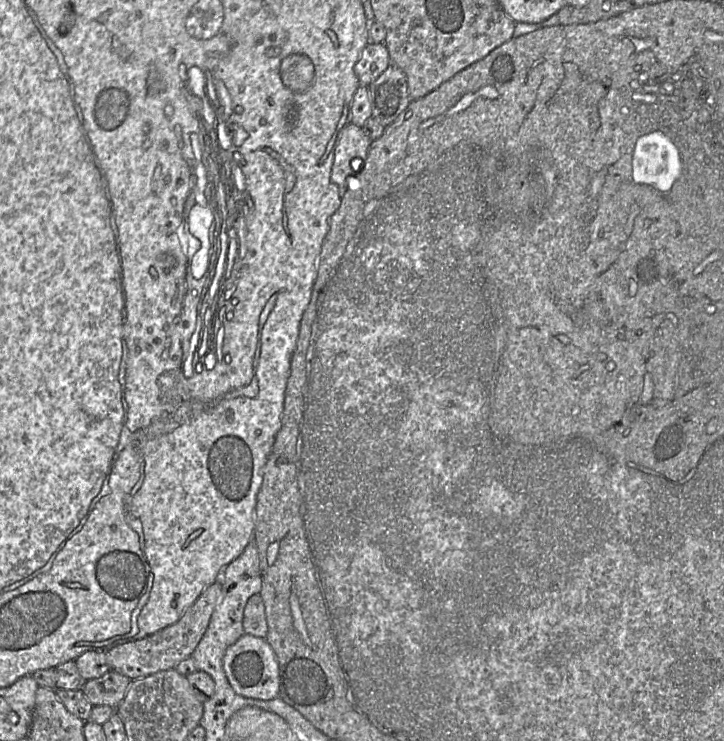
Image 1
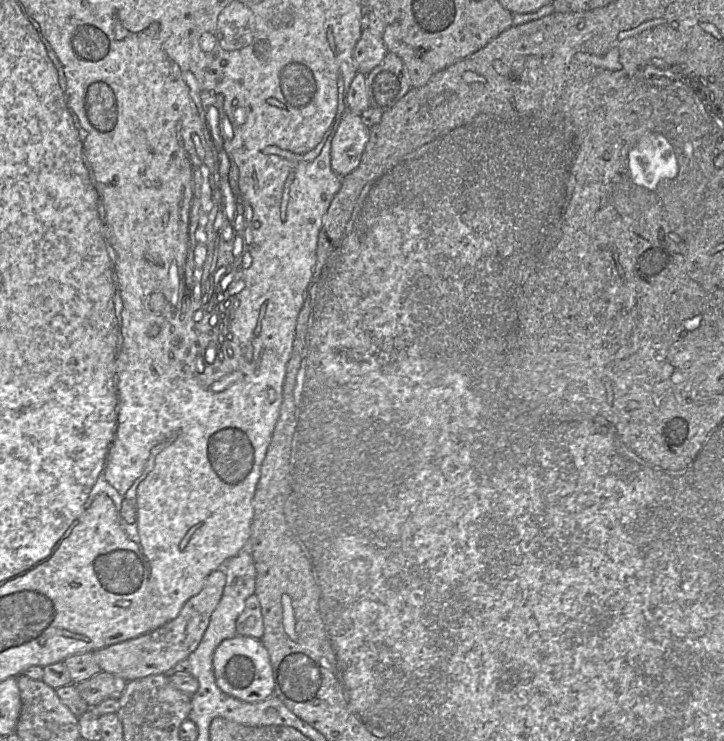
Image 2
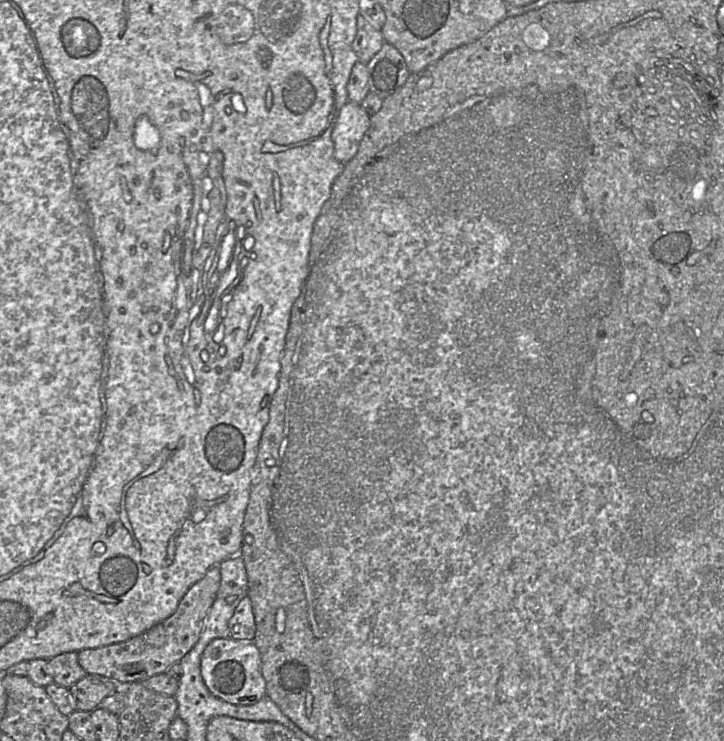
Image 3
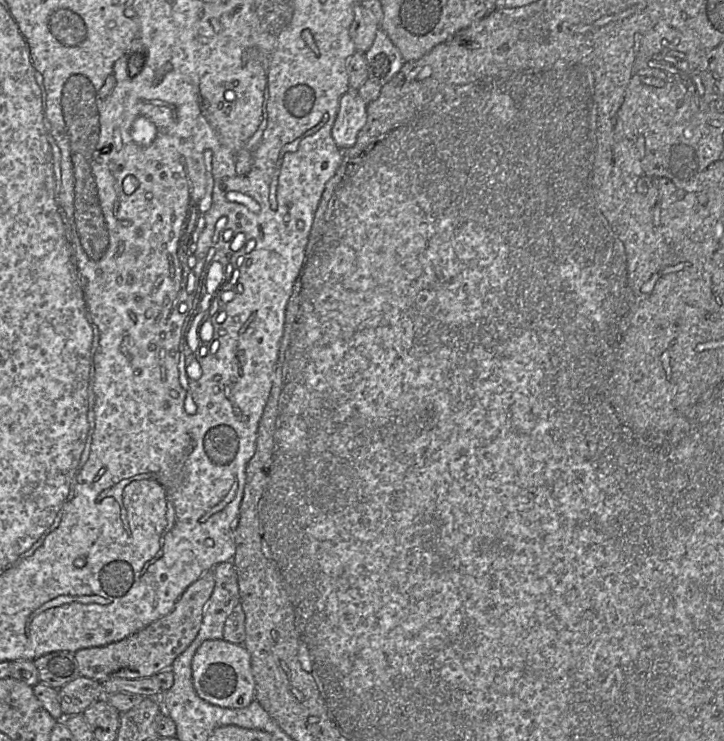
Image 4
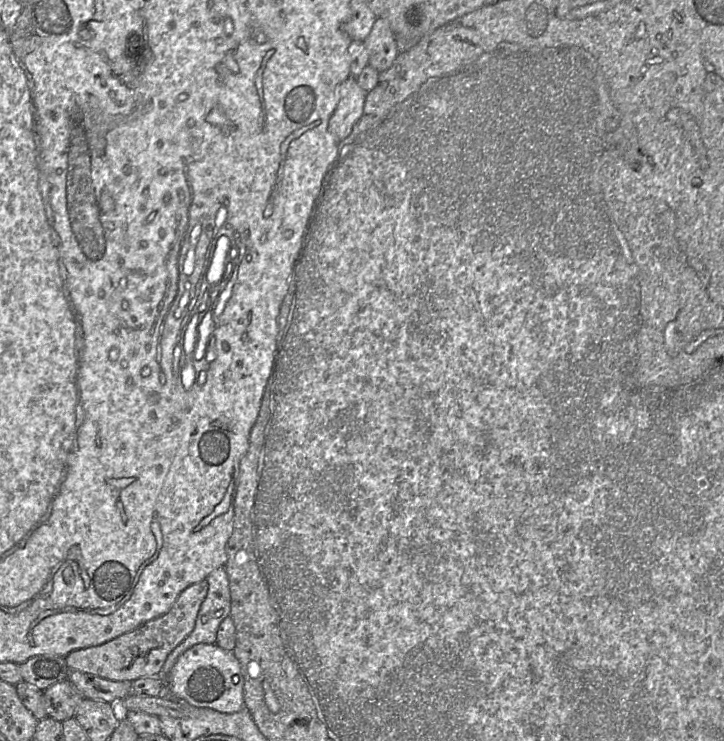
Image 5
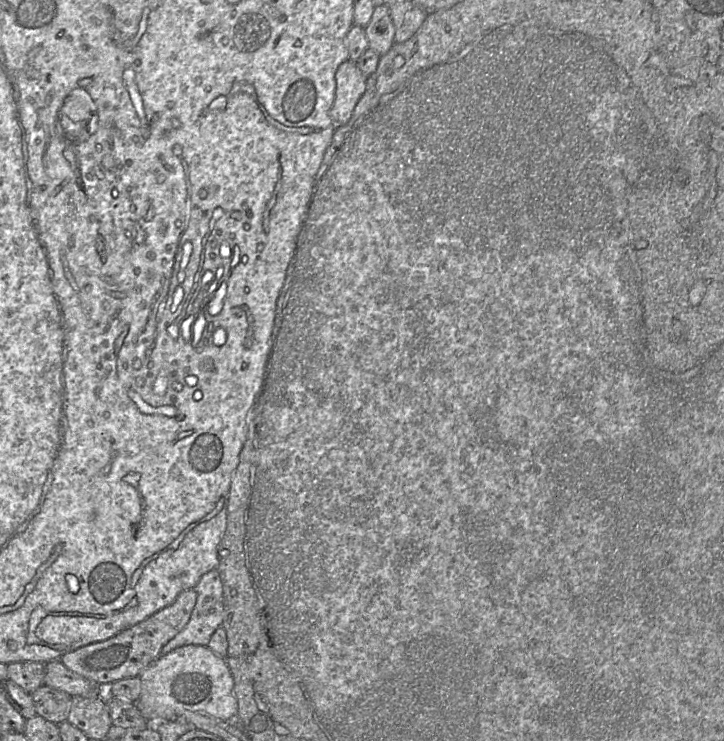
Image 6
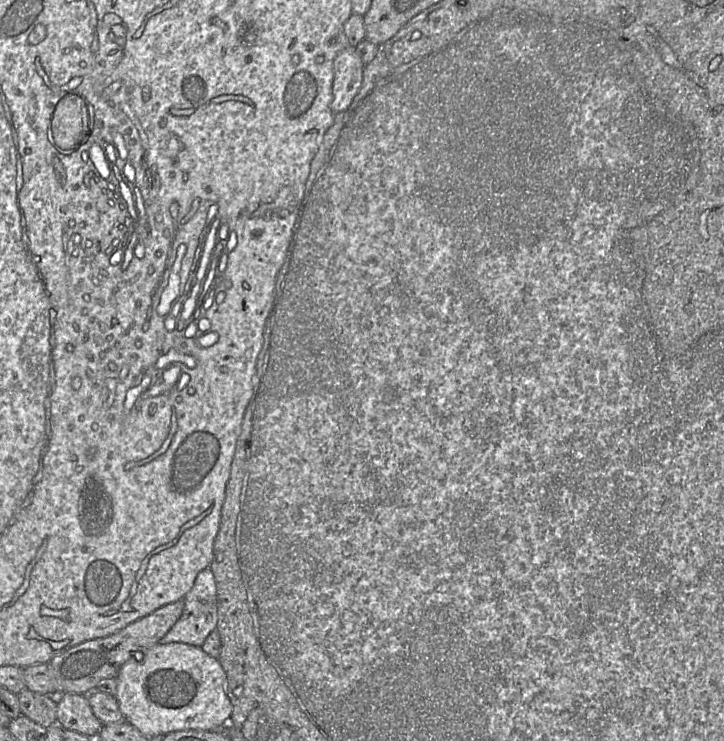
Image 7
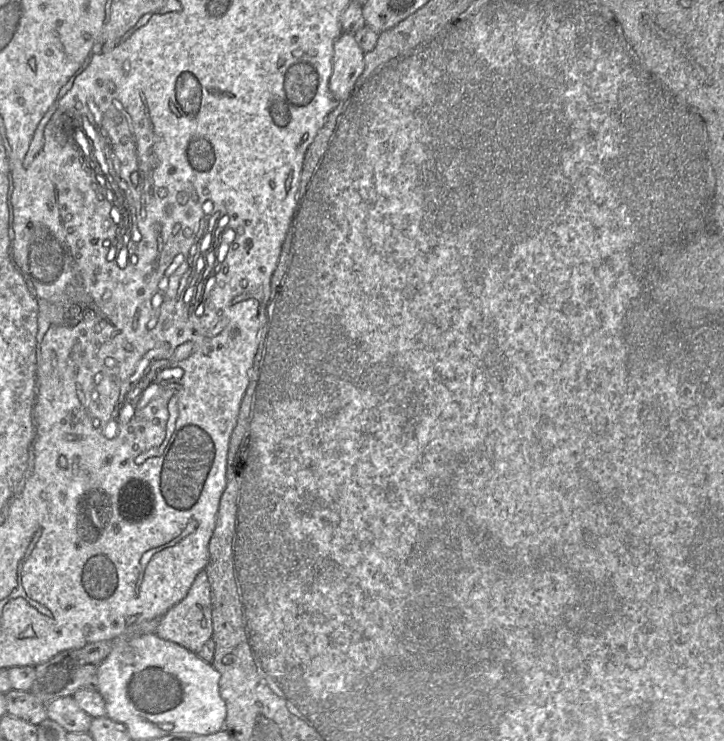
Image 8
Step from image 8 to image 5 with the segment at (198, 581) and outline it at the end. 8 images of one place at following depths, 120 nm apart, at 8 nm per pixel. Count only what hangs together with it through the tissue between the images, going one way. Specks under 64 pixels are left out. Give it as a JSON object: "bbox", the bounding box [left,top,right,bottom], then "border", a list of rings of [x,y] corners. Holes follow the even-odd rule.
{"bbox":[161,567,230,678],"border":[[[224,567],[212,571],[207,579],[208,592],[198,612],[193,631],[168,655],[161,676],[167,678],[179,656],[200,643],[215,644],[220,623],[230,615],[229,579]]]}

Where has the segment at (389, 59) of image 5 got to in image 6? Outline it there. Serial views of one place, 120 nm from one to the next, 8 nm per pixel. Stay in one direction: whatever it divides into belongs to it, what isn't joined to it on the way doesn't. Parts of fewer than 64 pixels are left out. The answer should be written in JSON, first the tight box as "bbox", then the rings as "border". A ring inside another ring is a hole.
{"bbox":[365,4,395,56],"border":[[[385,4],[374,8],[372,17],[365,26],[365,34],[369,48],[375,50],[379,56],[386,54],[395,43],[395,26]]]}

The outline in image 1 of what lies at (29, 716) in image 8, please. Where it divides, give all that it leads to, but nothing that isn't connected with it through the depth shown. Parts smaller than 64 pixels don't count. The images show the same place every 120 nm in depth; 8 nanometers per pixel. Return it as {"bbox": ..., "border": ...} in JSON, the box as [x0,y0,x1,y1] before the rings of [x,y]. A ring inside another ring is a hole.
{"bbox":[82,670,131,709],"border":[[[110,670],[99,678],[87,680],[82,692],[93,706],[106,705],[116,709],[131,681],[129,677]]]}

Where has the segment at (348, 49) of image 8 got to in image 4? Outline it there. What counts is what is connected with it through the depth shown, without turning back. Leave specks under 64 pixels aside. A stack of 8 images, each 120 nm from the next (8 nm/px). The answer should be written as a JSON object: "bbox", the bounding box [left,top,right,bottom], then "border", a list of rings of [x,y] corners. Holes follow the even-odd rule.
{"bbox":[331,89,367,147],"border":[[[349,89],[341,98],[339,110],[331,129],[331,135],[337,147],[352,147],[358,133],[367,120],[367,104],[357,90]]]}

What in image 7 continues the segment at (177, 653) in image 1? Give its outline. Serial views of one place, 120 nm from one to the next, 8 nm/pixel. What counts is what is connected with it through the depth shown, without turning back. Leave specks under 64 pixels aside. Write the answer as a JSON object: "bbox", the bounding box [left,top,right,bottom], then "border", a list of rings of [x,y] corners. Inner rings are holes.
{"bbox":[48,600,183,694],"border":[[[183,600],[164,605],[115,634],[84,641],[52,658],[48,664],[59,683],[59,694],[89,694],[96,690],[96,686],[101,680],[116,678],[120,668],[131,657],[134,655],[142,657],[141,651],[159,643],[160,639],[180,618],[183,608]]]}

